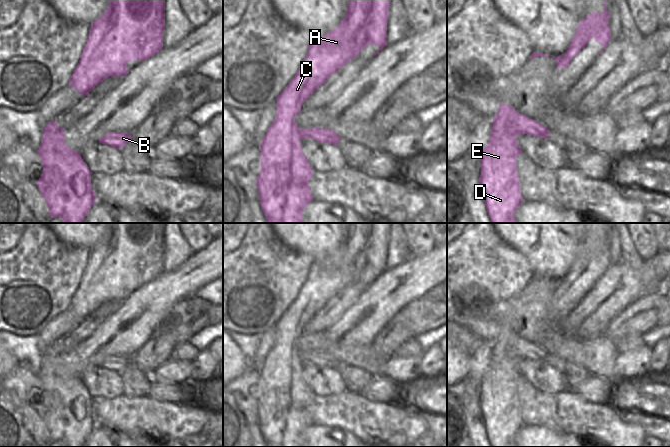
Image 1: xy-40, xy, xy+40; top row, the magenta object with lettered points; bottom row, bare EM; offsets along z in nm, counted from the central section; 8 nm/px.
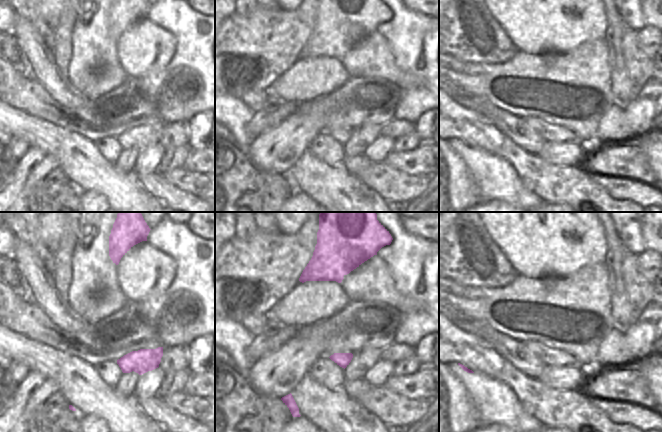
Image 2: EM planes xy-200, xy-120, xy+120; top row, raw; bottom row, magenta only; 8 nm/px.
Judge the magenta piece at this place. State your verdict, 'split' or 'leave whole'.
split

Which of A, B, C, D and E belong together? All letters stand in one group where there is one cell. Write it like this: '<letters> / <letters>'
A C D E / B

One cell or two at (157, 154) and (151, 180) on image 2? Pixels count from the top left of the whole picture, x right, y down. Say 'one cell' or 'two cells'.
two cells

